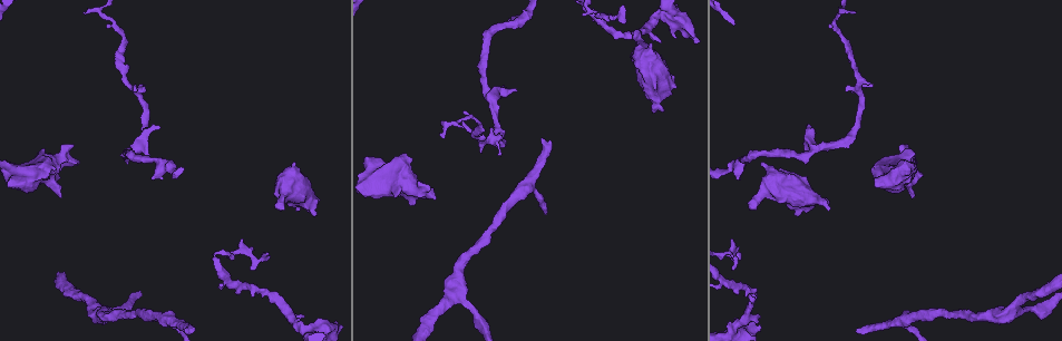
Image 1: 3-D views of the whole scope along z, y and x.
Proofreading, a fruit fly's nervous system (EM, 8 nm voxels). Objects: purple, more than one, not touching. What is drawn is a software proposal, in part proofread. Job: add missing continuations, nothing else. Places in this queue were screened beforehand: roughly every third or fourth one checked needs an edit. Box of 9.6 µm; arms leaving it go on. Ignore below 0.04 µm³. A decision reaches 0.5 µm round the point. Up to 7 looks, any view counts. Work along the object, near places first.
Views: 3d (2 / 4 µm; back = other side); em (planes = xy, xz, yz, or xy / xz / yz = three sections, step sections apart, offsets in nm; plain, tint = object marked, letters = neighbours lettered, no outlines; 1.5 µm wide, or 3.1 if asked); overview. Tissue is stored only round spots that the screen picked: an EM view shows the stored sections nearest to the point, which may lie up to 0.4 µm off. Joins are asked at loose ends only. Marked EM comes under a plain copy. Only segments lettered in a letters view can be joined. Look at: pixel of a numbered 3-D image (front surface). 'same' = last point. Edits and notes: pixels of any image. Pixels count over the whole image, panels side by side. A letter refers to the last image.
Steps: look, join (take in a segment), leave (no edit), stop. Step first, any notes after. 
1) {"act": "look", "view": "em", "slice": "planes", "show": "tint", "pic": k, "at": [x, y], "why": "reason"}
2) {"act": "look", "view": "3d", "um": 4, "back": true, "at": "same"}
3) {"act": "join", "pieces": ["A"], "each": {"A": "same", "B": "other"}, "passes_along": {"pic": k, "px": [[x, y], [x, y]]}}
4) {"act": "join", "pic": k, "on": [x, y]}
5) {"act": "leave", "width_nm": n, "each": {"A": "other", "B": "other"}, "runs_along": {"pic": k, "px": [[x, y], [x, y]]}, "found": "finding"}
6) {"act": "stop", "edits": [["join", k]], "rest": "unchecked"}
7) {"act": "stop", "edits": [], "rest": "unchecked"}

{"act": "look", "view": "3d", "um": 4, "pic": 1, "at": [186, 331], "why": "an open end"}

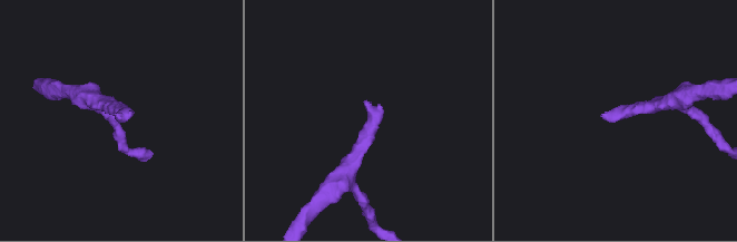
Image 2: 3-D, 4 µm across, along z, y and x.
{"act": "look", "view": "em", "slice": "yz", "step": 4, "show": "letters", "pic": 2, "at": [364, 101], "why": "shape alone is not enough"}

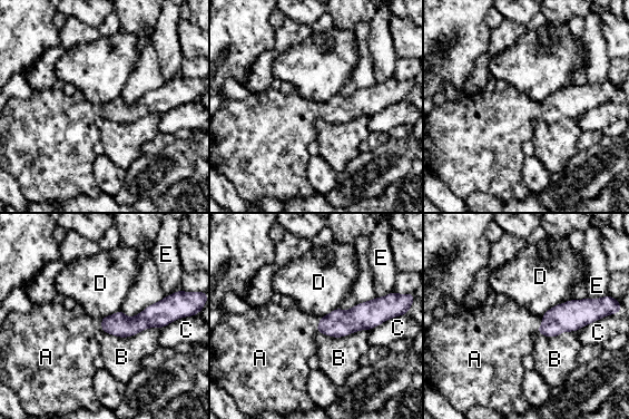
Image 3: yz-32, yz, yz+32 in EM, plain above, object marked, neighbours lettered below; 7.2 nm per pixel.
{"act": "join", "pieces": ["A"], "each": {"A": "same", "B": "other", "C": "other", "D": "other", "E": "other"}, "passes_along": {"pic": 3, "px": [[573, 314], [541, 324], [508, 331]]}, "found": "it goes on there"}

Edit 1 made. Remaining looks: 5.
{"act": "look", "view": "overview"}

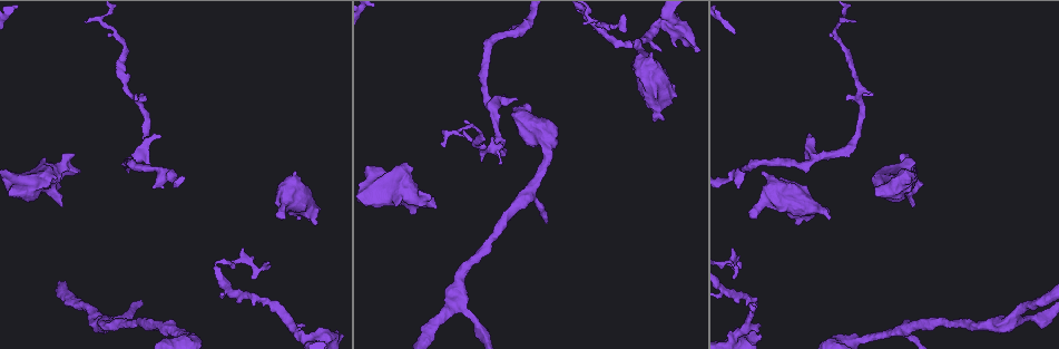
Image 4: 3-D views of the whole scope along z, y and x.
{"act": "look", "view": "3d", "um": 2, "pic": 4, "at": [653, 120], "why": "thick end"}

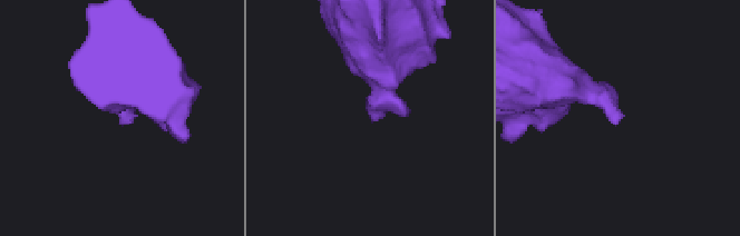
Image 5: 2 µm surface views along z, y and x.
{"act": "look", "view": "em", "slice": "yz", "step": 4, "show": "letters", "pic": 5, "at": [614, 124]}

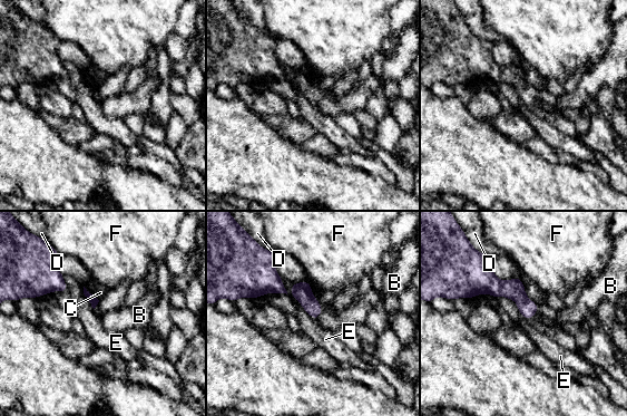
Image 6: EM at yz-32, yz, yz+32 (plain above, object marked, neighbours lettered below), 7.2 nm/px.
{"act": "look", "view": "em", "slice": "planes", "show": "letters", "at": "same", "why": "cut it another way"}

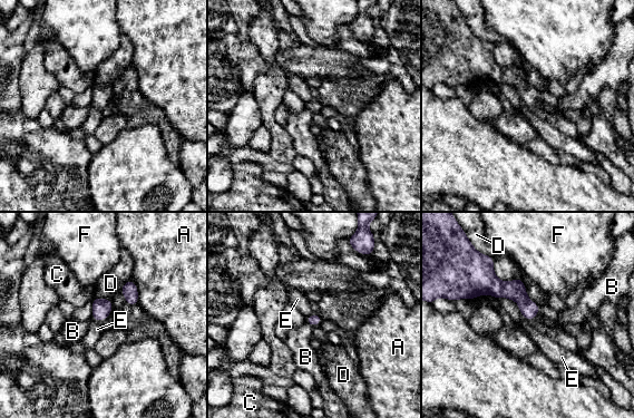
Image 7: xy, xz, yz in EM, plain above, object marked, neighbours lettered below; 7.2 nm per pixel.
{"act": "leave", "each": {"A": "other", "B": "other", "C": "other", "D": "other", "E": "other", "F": "other"}, "runs_along": {"pic": 7, "px": [[466, 295], [510, 289], [536, 309]]}, "found": "no lettered segment goes on from it"}

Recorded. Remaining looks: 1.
{"act": "look", "view": "em", "slice": "xy", "step": 4, "show": "letters", "pic": 4, "at": [428, 201], "why": "branch stops here"}

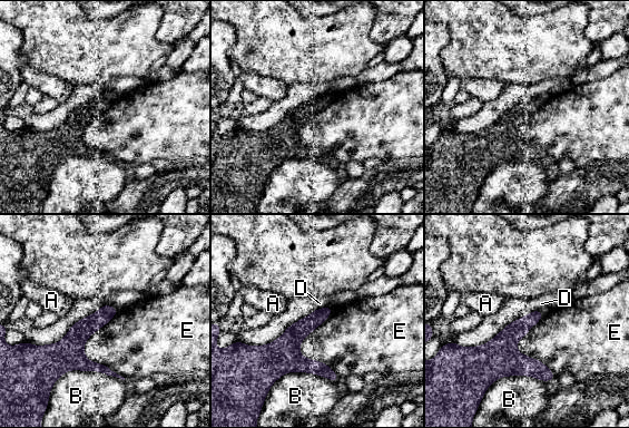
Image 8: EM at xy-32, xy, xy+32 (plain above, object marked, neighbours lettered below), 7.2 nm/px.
{"act": "leave", "each": {"A": "other", "B": "other", "D": "other", "E": "other"}, "border": {"pic": 8, "px": [[118, 310], [84, 353], [125, 378]]}, "found": "none of them fits"}

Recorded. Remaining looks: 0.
{"act": "stop", "edits": [["join", 3]], "rest": "unchecked"}

